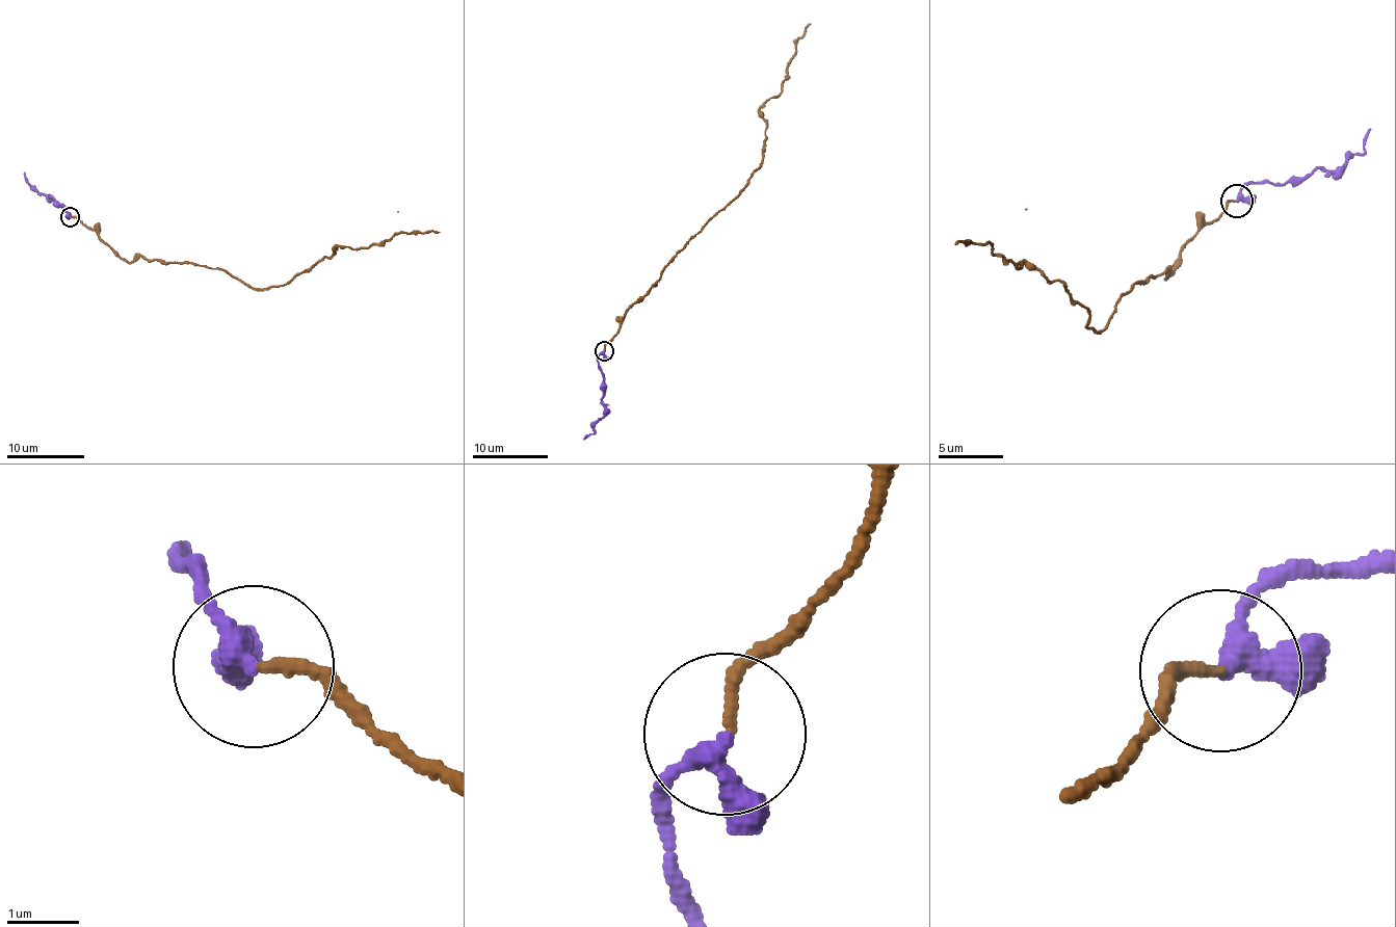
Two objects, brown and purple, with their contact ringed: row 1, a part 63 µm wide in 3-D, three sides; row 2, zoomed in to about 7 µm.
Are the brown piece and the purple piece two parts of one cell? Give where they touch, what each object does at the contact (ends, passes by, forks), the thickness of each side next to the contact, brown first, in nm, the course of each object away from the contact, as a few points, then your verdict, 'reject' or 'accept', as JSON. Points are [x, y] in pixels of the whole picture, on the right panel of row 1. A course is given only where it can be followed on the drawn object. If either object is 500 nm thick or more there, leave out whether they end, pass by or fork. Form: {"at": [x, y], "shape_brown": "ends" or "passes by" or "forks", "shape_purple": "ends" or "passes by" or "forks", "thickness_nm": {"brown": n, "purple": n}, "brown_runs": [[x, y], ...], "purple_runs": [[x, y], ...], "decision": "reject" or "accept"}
{"at": [1236, 201], "shape_brown": "ends", "shape_purple": "passes by", "thickness_nm": {"brown": 160, "purple": 260}, "brown_runs": [[1237, 200], [1185, 241], [1165, 276], [1121, 294], [1102, 329], [1024, 262], [956, 244]], "purple_runs": [[1237, 200], [1249, 183], [1300, 182], [1317, 169], [1342, 171], [1349, 158], [1361, 154], [1369, 128]], "decision": "accept"}

